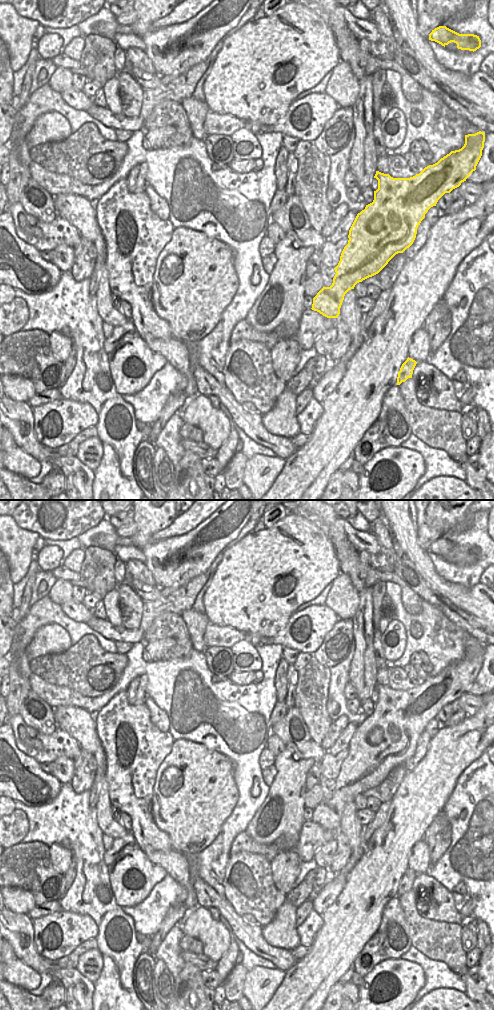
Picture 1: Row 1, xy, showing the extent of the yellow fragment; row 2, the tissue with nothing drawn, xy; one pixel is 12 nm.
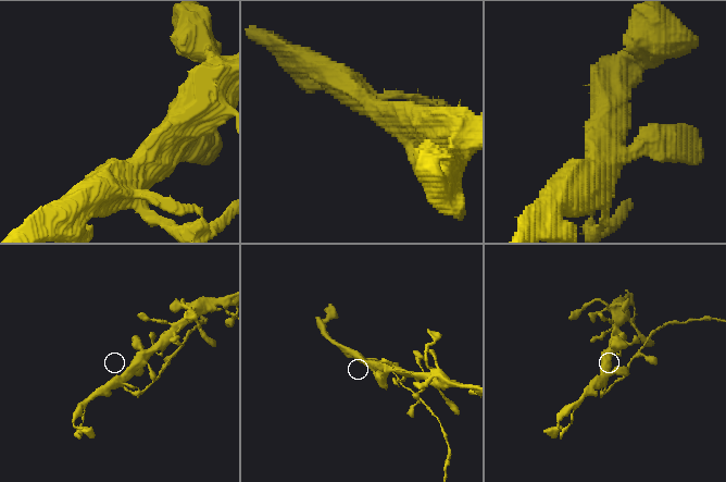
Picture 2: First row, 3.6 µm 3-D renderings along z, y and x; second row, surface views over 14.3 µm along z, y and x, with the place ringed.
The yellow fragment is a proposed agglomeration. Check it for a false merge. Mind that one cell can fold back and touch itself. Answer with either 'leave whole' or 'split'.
split

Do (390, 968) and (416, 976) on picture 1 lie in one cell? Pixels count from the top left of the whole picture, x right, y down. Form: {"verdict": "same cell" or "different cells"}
{"verdict": "same cell"}

